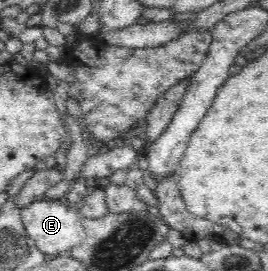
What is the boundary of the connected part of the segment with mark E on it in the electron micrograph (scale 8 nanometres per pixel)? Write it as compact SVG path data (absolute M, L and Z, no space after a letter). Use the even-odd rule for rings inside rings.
M37 198L20 210L20 217L26 233L45 254L66 255L70 248L81 244L86 237L79 211L63 204L60 198Z

